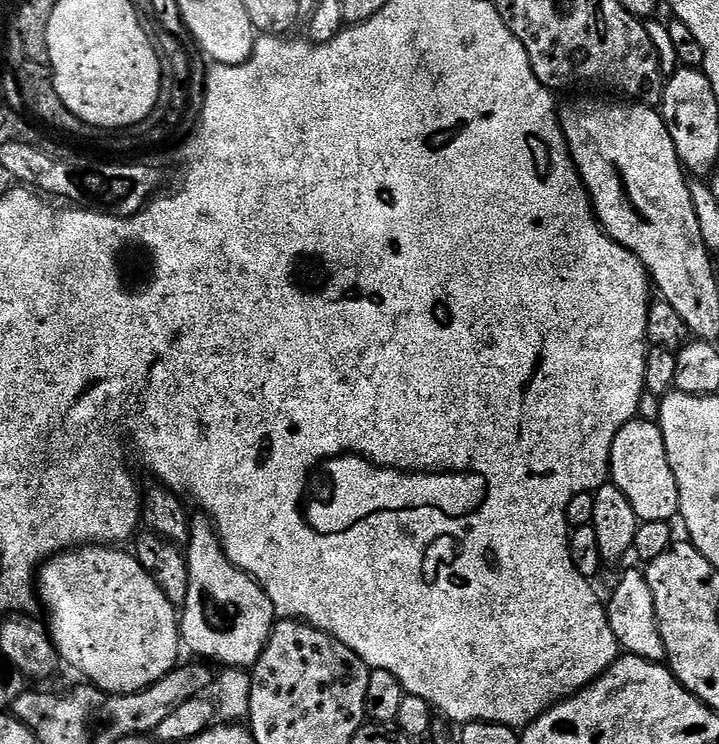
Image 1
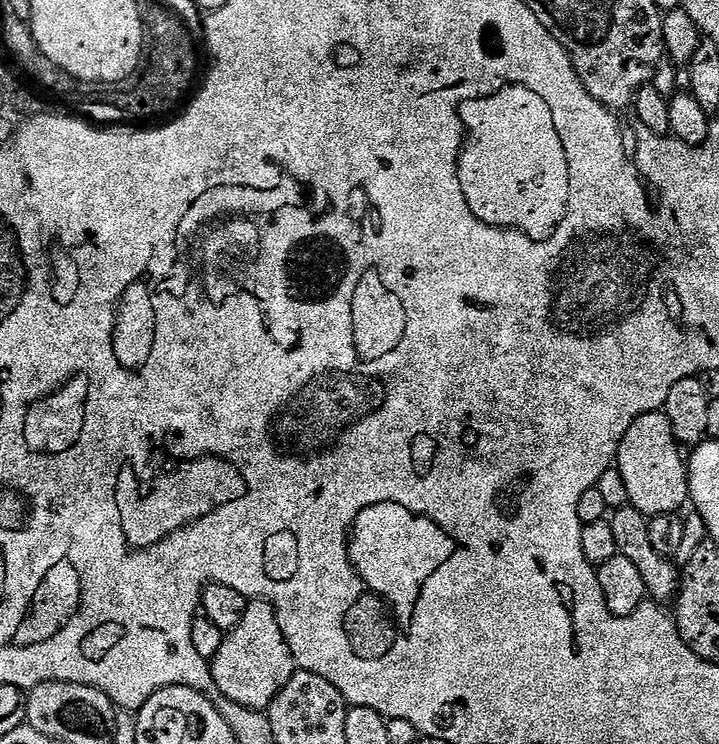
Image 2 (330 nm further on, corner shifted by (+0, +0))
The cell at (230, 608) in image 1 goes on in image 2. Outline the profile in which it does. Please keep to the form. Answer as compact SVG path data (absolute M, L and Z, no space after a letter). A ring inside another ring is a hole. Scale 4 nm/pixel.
M252 600L242 622L227 633L222 650L210 661L213 680L226 699L238 706L267 710L298 671L298 662L278 626L276 608L265 600Z

